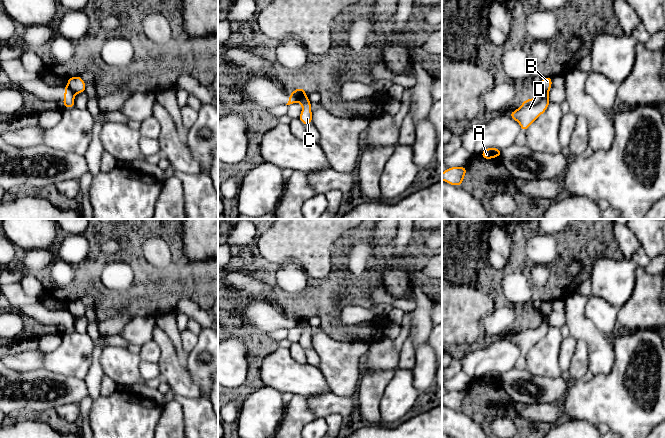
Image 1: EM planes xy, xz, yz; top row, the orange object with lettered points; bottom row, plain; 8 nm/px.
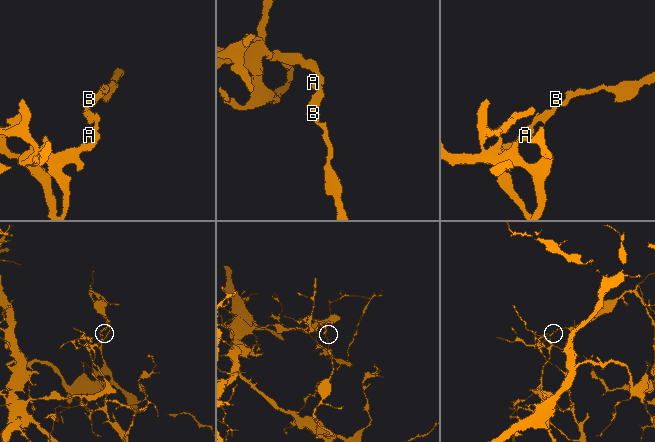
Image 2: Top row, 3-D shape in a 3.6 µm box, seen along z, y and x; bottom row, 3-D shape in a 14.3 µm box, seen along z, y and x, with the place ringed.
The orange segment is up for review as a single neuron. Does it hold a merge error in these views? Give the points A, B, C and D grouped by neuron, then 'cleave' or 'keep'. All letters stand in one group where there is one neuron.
A D / B C | cleave

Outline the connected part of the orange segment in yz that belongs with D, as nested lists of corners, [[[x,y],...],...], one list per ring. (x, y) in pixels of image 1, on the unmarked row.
[[[543,315],[537,318],[535,323],[525,323],[522,329],[509,339],[520,348],[522,355],[525,356],[546,335],[549,328],[549,316]]]

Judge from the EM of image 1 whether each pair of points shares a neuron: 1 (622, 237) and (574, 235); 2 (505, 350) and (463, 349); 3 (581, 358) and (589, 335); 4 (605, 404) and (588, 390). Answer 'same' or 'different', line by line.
1: different
2: different
3: different
4: same

